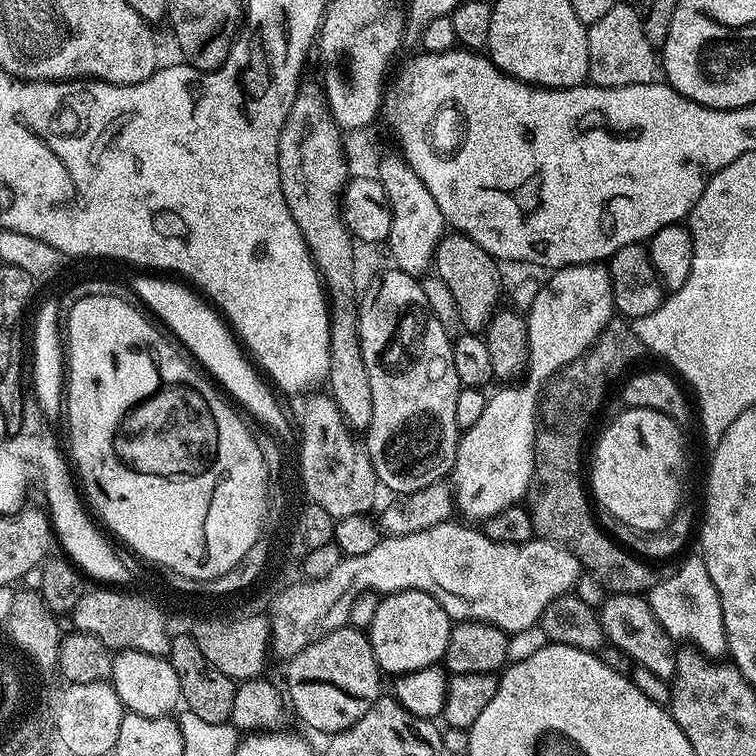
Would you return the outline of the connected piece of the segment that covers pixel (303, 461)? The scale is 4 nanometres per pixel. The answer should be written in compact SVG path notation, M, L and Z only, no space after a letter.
M331 395L316 396L304 408L304 421L298 424L298 465L307 476L308 489L334 518L350 514L368 514L373 510L378 481L372 459L368 457L365 445L355 440L353 429L348 427Z

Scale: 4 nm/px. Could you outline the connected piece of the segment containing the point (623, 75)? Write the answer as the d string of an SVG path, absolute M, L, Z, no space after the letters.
M624 2L606 10L588 29L588 80L598 88L650 84L658 76L658 52L642 30L642 18L635 7Z

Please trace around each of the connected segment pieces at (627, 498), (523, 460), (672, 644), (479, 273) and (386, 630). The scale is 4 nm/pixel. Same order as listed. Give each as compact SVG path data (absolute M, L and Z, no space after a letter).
M624 408L621 416L605 430L600 436L600 441L596 444L596 453L590 456L590 492L594 497L595 503L600 504L613 517L613 521L630 526L634 530L642 530L643 532L657 532L667 526L672 521L672 515L682 507L680 500L680 483L684 480L684 440L680 437L681 425L677 421L672 420L666 414L662 414L658 410L642 410L641 408Z
M599 263L594 264L571 264L569 268L562 268L551 273L552 276L546 279L540 285L540 292L534 298L534 302L526 310L526 319L528 321L528 363L526 365L526 375L523 377L524 384L516 384L520 382L512 382L509 388L500 388L496 393L491 393L486 402L486 410L482 410L482 418L478 418L478 422L474 422L474 426L463 429L460 444L456 447L456 461L450 473L450 487L454 497L454 508L457 513L460 512L465 521L483 522L491 518L494 514L498 514L502 510L519 505L521 501L528 495L528 487L532 481L532 471L534 470L534 442L536 441L536 421L538 419L538 401L542 395L542 389L547 385L548 381L556 375L560 369L566 367L570 362L574 362L583 352L595 344L600 332L607 326L608 321L613 319L614 309L612 306L612 283L608 277L607 267L601 266Z
M615 593L607 597L605 604L600 609L599 617L609 643L630 654L633 663L653 671L663 680L669 681L675 677L677 643L654 618L652 608L643 595L639 593Z
M444 234L436 247L434 272L454 294L460 323L465 329L480 330L487 325L500 300L500 272L496 257L491 256L478 242L463 234Z
M418 590L389 592L381 599L378 610L374 613L374 622L366 629L366 635L374 650L374 658L378 662L381 673L392 672L391 675L397 677L403 672L413 672L439 665L446 654L453 623L452 617L446 614L444 607L430 594Z

